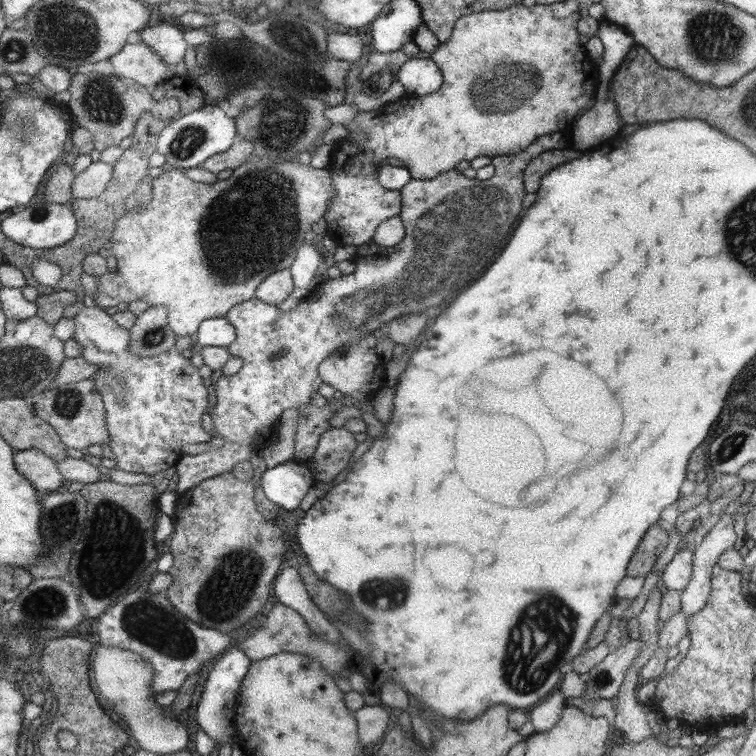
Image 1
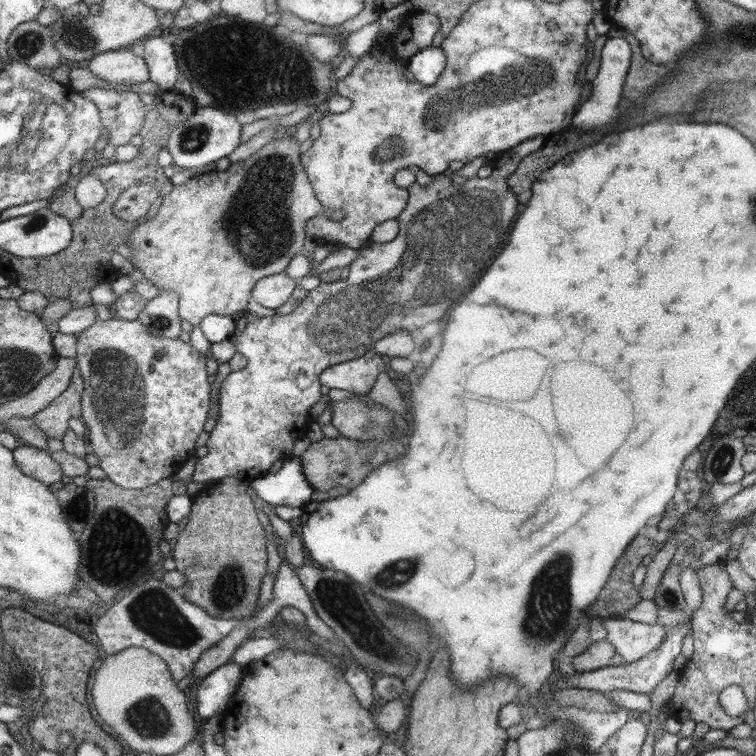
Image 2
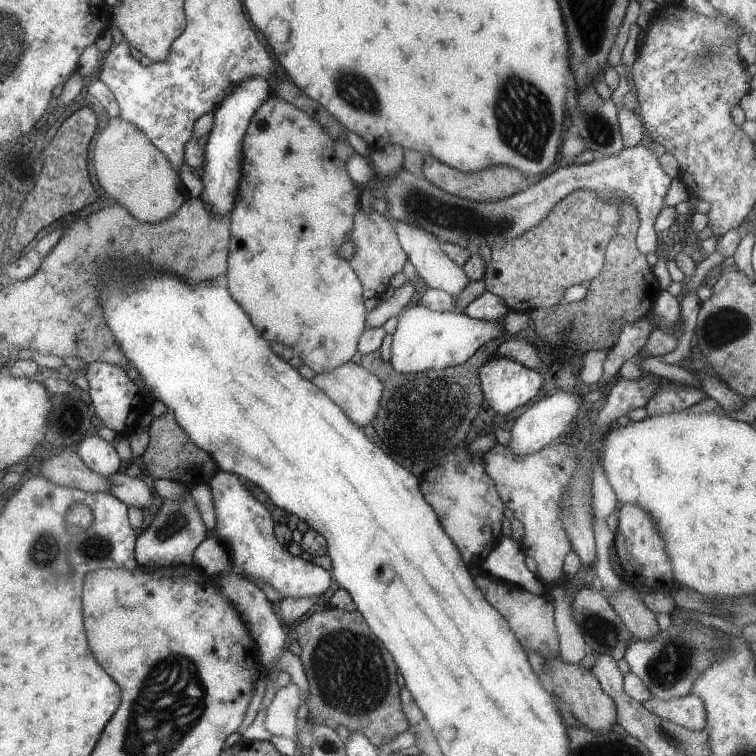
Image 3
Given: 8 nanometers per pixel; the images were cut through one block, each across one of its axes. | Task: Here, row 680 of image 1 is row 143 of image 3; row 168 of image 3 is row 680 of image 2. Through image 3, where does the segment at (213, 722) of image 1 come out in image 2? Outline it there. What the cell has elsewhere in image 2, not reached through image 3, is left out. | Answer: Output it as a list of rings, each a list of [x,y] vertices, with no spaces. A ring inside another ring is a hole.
[[[230,661],[204,676],[197,683],[193,695],[197,714],[205,720],[217,716],[225,708],[227,700],[234,696],[241,680],[242,667]]]

